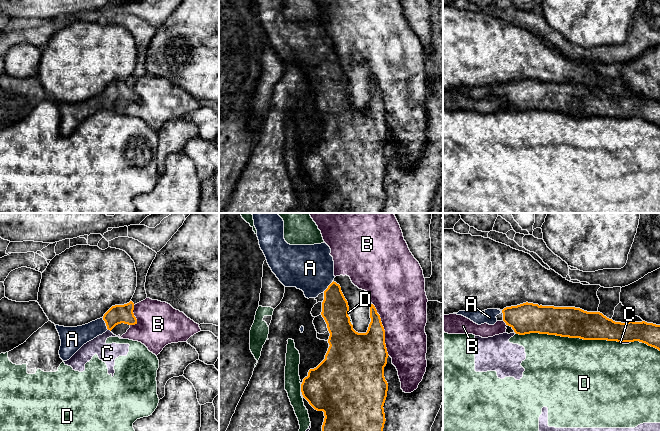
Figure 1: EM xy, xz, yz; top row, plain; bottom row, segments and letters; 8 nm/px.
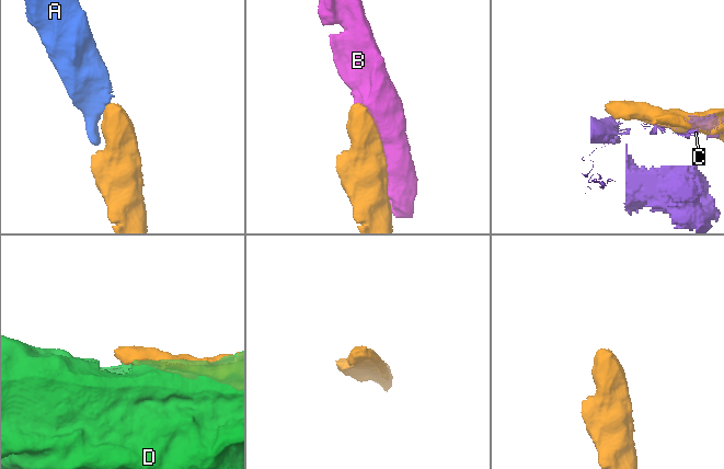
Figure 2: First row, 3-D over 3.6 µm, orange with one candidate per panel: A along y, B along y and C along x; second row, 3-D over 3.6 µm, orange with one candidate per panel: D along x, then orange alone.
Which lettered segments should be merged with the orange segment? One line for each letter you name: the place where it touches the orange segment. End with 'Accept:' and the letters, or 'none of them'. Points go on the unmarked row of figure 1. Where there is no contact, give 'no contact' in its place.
A: contact xy (106, 100)
Accept: A

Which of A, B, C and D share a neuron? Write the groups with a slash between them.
A / B / C D

